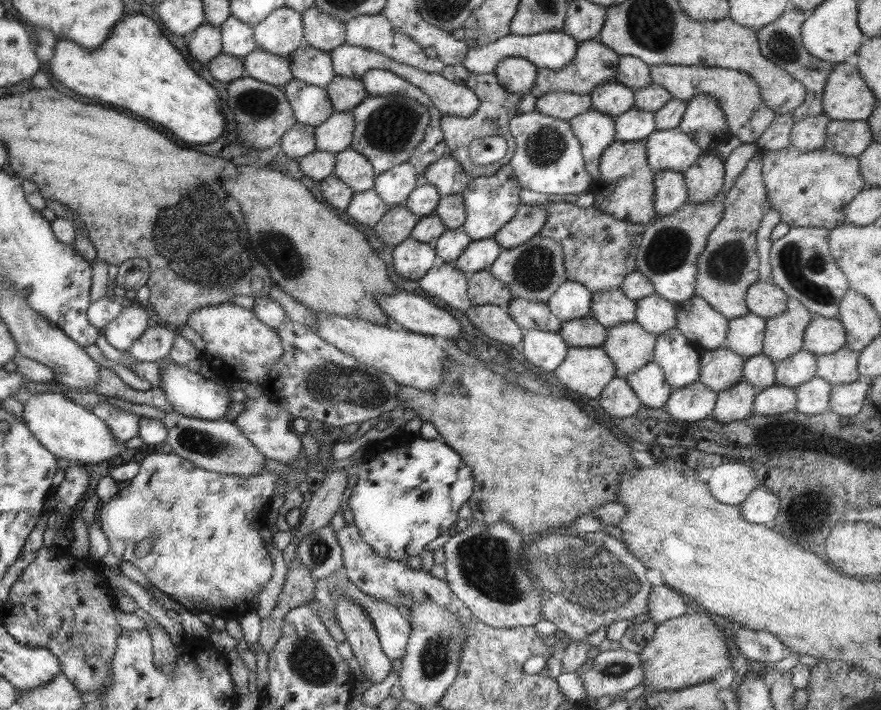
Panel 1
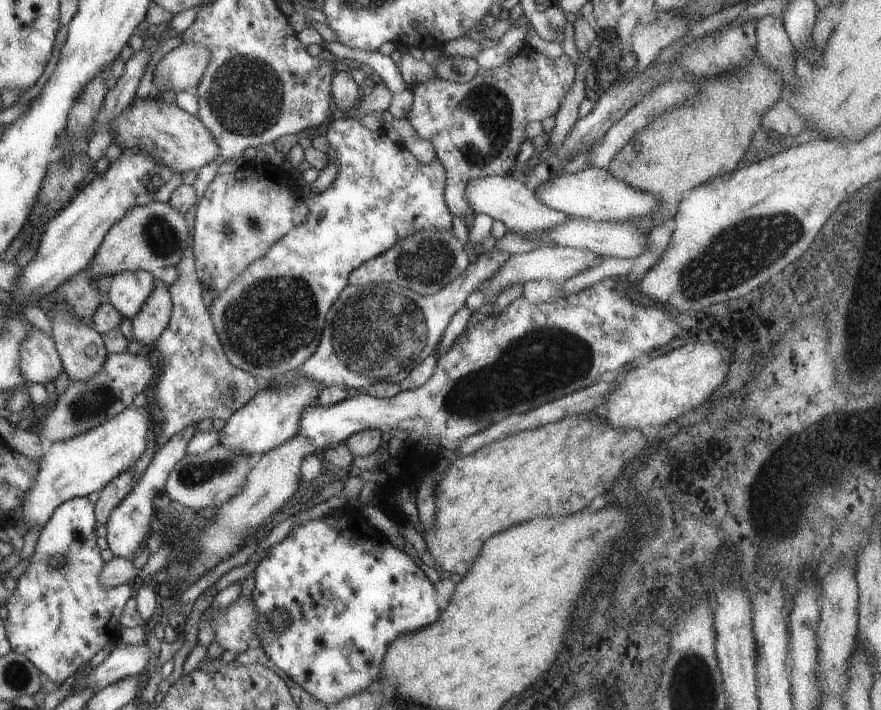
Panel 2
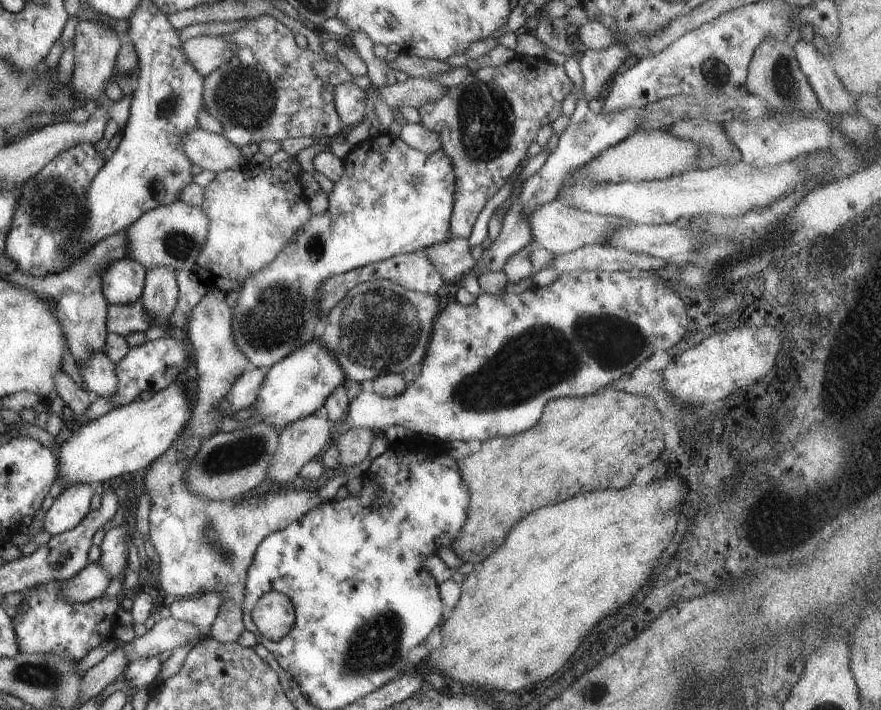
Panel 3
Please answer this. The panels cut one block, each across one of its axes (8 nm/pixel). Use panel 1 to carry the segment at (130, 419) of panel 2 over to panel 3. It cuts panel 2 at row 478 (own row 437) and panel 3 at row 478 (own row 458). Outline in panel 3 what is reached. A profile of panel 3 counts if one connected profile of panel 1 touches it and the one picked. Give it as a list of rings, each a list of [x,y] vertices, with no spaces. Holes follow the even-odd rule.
[[[176,381],[156,392],[149,400],[137,399],[119,405],[95,420],[80,425],[67,441],[56,446],[56,479],[63,478],[64,488],[73,483],[103,484],[115,476],[146,468],[177,438],[189,414],[192,414],[192,410],[186,391]]]

